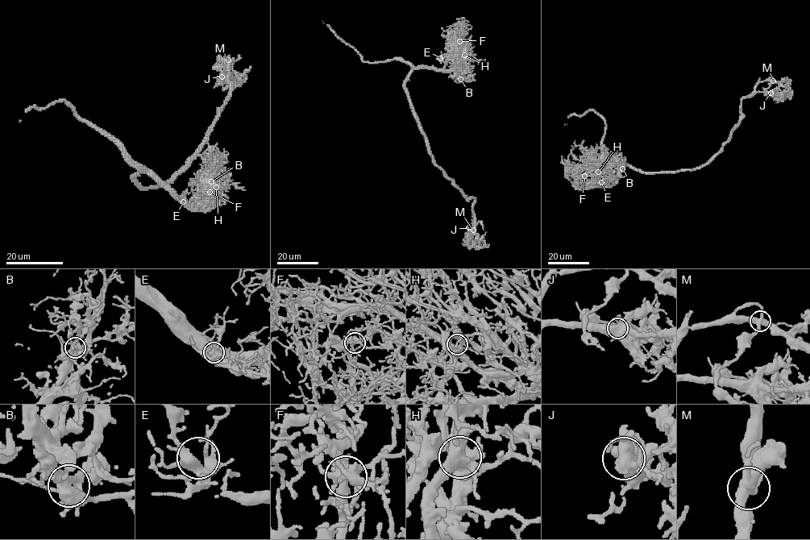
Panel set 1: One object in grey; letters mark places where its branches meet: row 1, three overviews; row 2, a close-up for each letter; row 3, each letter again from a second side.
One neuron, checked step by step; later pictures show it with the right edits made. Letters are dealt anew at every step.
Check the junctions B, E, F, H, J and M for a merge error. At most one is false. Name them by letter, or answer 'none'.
none

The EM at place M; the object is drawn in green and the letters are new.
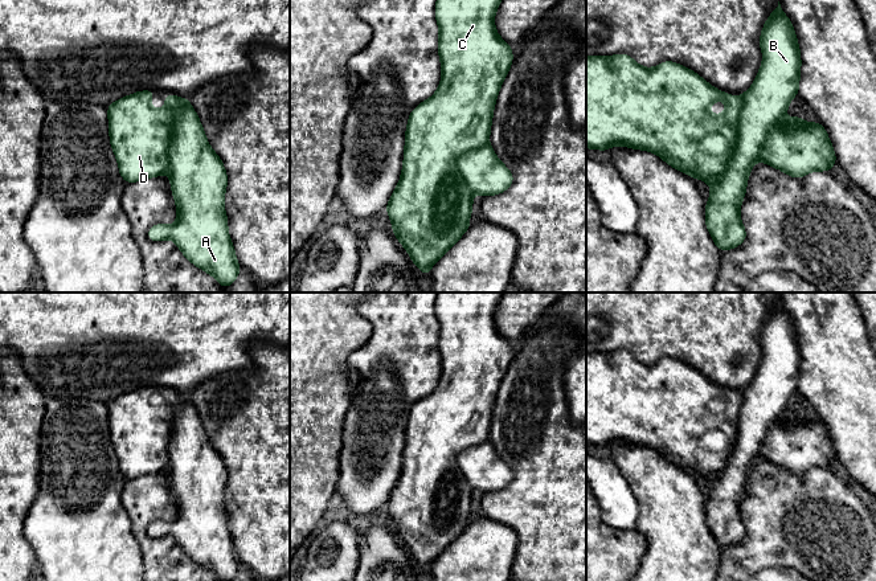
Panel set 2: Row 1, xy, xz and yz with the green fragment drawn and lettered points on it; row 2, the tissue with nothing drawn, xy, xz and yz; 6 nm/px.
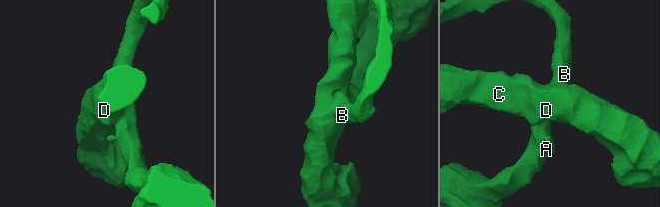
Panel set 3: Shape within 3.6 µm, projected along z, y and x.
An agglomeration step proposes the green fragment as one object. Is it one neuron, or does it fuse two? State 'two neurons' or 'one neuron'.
one neuron

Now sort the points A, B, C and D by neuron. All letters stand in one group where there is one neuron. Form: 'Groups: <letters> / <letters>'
Groups: A B C D

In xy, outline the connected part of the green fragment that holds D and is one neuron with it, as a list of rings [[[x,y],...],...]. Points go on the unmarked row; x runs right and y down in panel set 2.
[[[155,386],[138,388],[107,402],[110,441],[118,457],[119,470],[128,480],[168,469],[177,504],[177,516],[171,523],[163,520],[151,523],[147,529],[148,535],[153,539],[172,535],[185,555],[213,572],[218,581],[232,581],[241,569],[241,564],[228,529],[228,514],[224,504],[228,480],[225,463],[220,453],[210,445],[189,394],[177,394],[175,390],[168,390],[163,393],[167,402],[161,406],[153,406],[150,398],[155,390]]]

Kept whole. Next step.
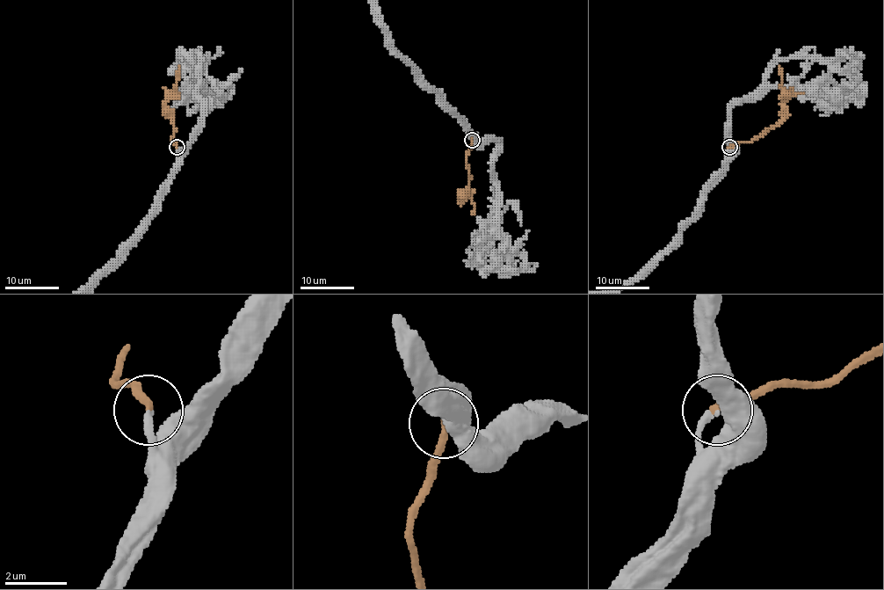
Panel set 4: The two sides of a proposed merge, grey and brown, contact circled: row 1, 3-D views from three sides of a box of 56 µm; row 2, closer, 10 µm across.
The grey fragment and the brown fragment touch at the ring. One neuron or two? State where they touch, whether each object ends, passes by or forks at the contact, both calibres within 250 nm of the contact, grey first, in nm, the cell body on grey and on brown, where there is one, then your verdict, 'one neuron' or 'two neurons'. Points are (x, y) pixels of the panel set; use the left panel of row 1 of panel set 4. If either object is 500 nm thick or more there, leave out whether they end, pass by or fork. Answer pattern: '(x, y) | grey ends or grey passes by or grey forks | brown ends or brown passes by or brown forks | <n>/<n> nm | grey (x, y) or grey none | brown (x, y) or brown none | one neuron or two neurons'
(177, 147) | grey ends | brown ends | 200/220 nm | grey none | brown none | one neuron

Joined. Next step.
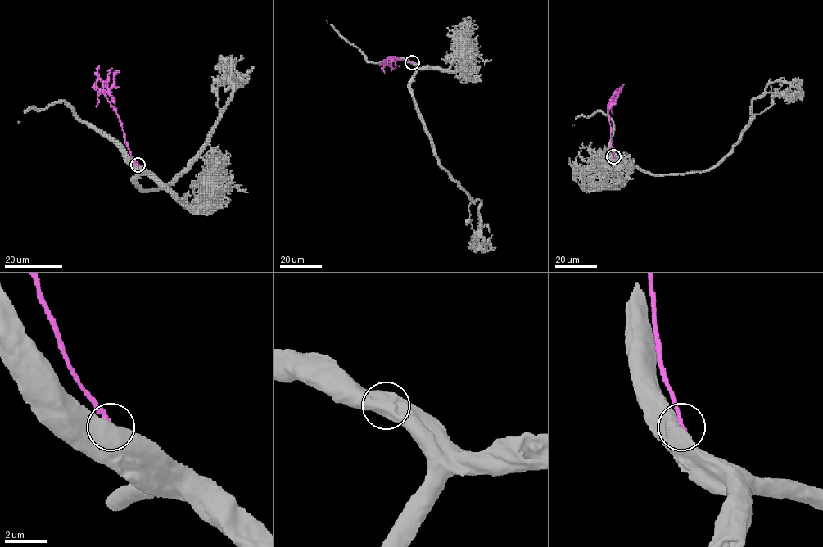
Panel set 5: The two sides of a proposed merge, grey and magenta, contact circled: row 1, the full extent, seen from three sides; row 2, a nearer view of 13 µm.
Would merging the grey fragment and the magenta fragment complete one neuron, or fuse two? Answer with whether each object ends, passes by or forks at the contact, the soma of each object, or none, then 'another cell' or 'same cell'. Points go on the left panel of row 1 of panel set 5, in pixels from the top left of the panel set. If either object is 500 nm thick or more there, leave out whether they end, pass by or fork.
grey none | magenta none | another cell

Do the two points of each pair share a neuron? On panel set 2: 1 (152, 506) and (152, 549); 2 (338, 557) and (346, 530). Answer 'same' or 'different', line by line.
1: same
2: same

